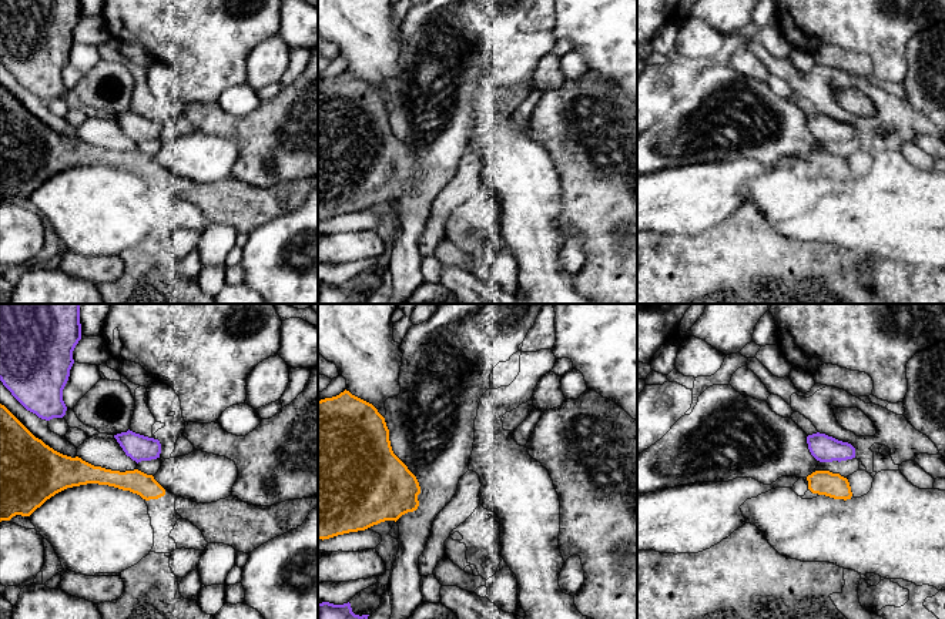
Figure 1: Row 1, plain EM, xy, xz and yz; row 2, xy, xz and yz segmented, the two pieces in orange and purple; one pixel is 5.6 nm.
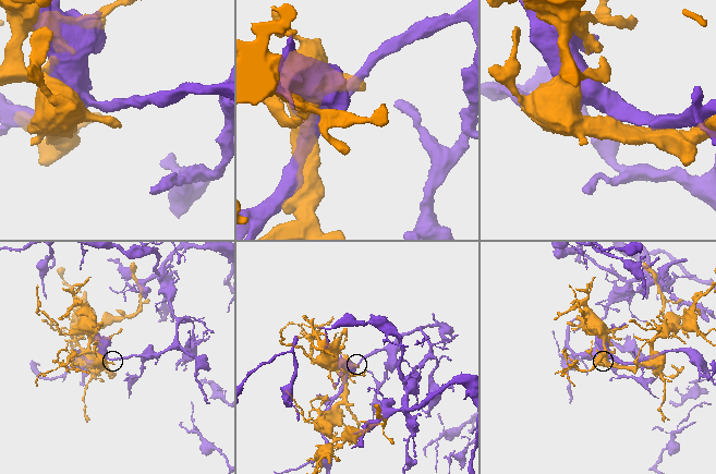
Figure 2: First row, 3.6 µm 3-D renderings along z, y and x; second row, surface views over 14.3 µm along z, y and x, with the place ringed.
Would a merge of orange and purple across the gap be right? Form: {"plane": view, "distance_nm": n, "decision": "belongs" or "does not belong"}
{"plane": "xy", "distance_nm": 40, "decision": "does not belong"}

